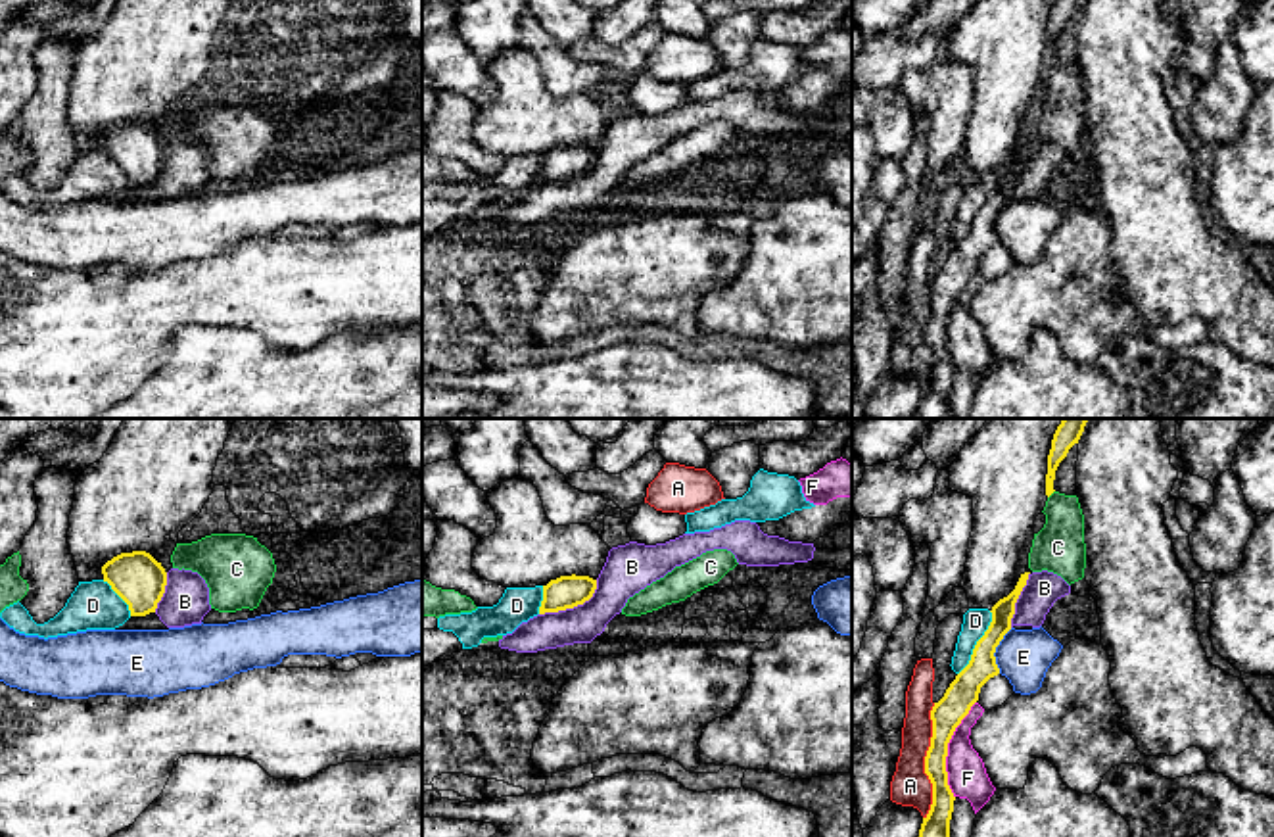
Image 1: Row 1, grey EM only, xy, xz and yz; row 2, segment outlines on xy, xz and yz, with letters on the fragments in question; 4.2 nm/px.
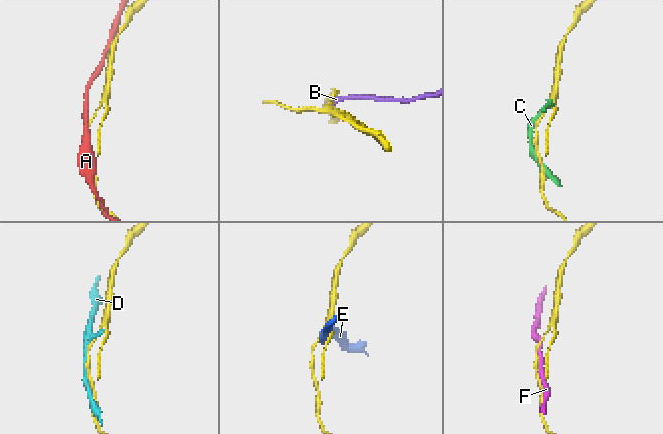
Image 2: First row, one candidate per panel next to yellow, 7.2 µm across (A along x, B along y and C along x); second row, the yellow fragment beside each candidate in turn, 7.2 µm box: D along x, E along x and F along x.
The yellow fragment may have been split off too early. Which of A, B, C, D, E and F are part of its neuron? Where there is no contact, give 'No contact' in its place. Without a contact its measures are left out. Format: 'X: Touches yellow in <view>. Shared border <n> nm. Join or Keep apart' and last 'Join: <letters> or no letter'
A: Touches yellow in yz. Shared border 500 nm. Keep apart
B: Touches yellow in xz. Shared border 280 nm. Keep apart
C: Touches yellow in yz. Shared border 50 nm. Keep apart
D: Touches yellow in yz. Shared border 300 nm. Keep apart
E: Touches yellow in yz. Shared border 200 nm. Keep apart
F: Touches yellow in yz. Shared border 420 nm. Keep apart
Join: no letter

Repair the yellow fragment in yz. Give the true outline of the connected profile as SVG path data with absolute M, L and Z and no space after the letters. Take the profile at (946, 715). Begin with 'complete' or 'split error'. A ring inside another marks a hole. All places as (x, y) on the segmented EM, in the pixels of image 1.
complete; M1021 574L1015 589L992 607L992 622L977 641L969 664L956 676L944 697L931 710L932 737L925 756L925 774L932 783L932 804L923 818L919 837L950 837L956 797L948 785L948 743L971 706L979 701L980 687L1000 674L994 653L1011 630L1015 603L1026 586L1028 574Z

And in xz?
complete; M560 576L543 586L539 614L558 612L583 605L593 597L597 580L589 576Z

